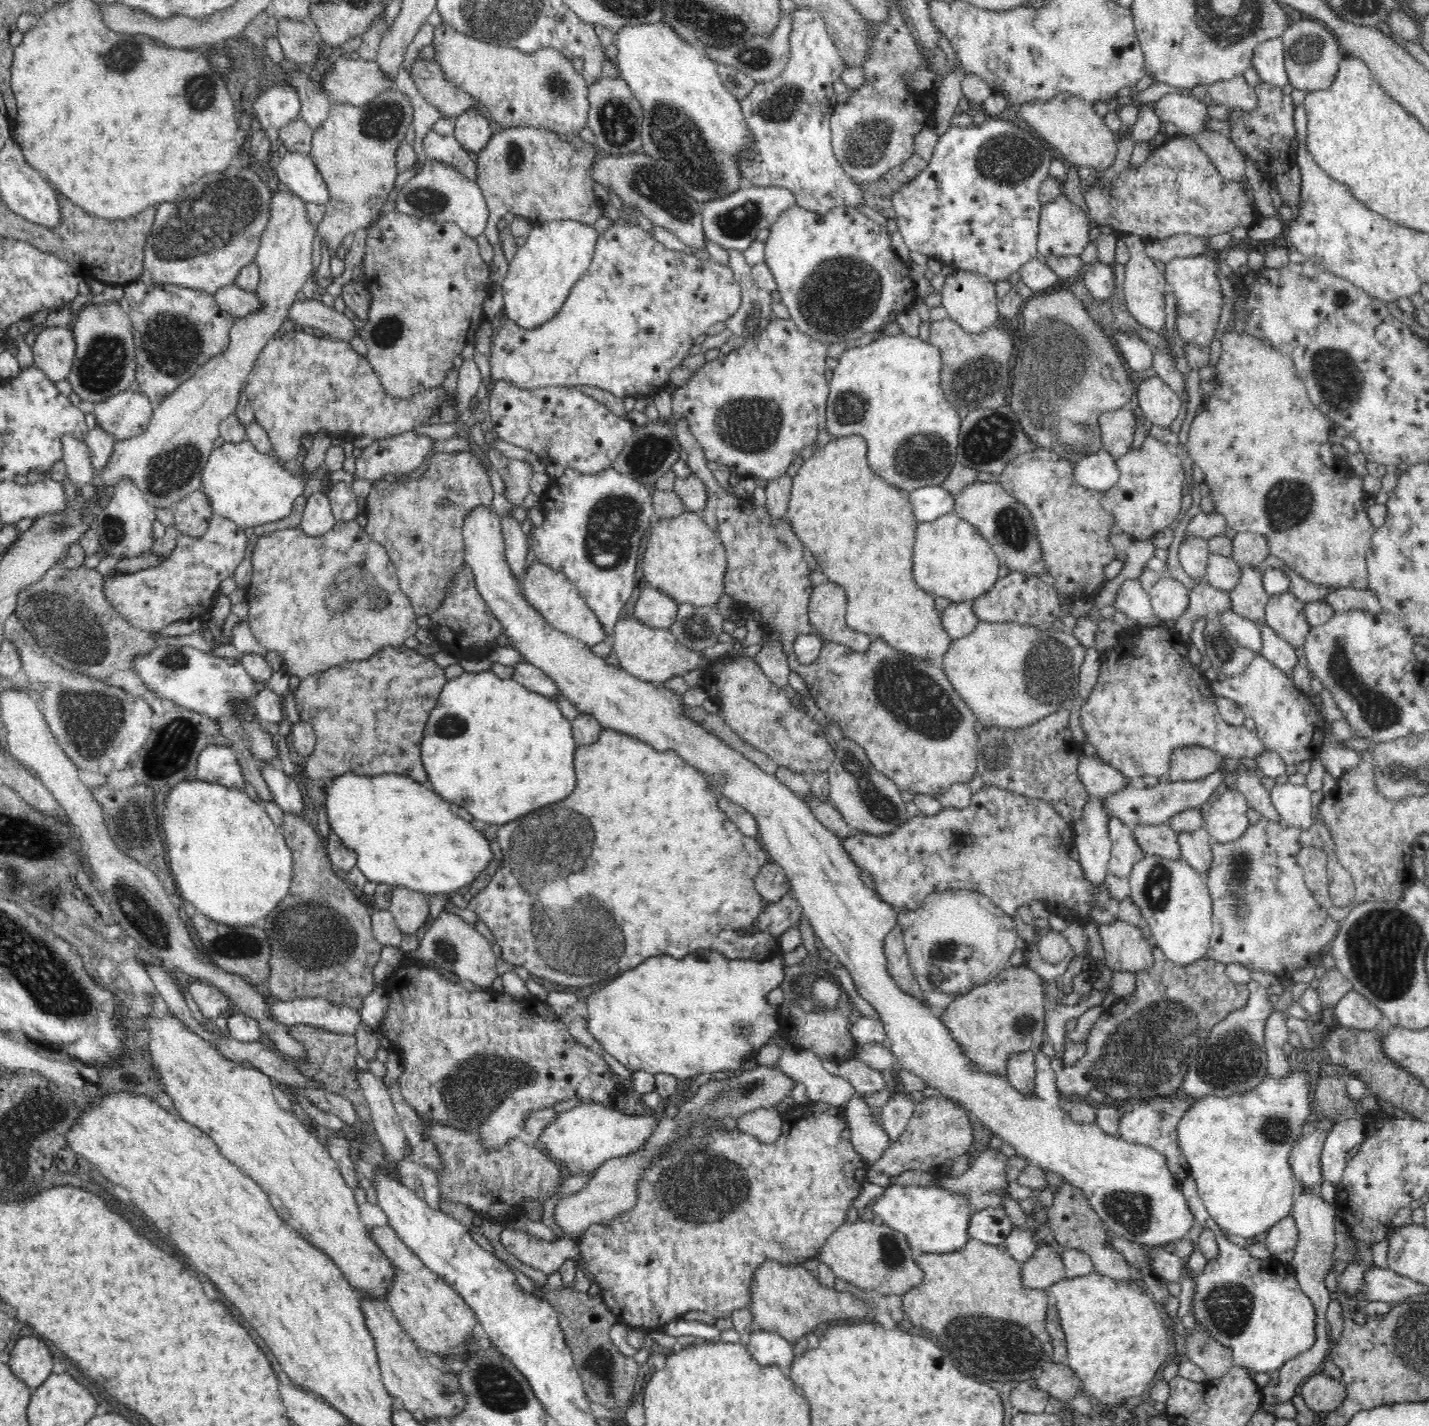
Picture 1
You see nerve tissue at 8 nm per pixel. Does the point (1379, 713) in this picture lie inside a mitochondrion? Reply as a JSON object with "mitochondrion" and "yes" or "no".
{"mitochondrion":"yes"}

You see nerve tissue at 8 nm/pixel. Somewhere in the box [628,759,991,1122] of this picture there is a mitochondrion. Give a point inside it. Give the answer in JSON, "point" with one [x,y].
{"point":[753,1085]}

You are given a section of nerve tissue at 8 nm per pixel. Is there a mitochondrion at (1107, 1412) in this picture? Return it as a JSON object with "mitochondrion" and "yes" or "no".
{"mitochondrion":"no"}

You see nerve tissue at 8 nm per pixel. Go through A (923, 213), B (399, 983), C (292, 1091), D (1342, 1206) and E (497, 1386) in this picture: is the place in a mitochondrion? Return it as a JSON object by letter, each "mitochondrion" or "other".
{"A":"other","B":"other","C":"other","D":"other","E":"mitochondrion"}

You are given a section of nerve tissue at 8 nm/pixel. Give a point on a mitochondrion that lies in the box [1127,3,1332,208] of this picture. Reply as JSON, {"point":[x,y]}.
{"point":[1307,50]}

